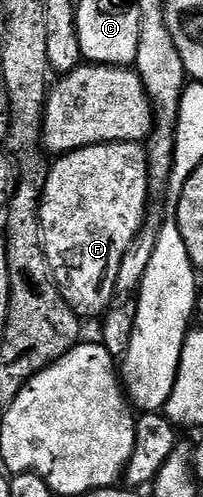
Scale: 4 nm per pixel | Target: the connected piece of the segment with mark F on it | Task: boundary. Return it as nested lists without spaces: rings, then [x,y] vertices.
[[[94,144],[88,148],[79,148],[76,152],[68,152],[60,155],[59,160],[51,168],[47,180],[42,181],[43,199],[39,201],[39,232],[43,235],[43,253],[47,255],[47,267],[52,280],[63,301],[73,309],[75,315],[80,318],[86,316],[102,317],[108,311],[111,296],[116,295],[115,283],[117,282],[119,267],[126,252],[131,250],[137,237],[140,235],[139,227],[143,224],[143,211],[147,208],[147,172],[149,173],[148,153],[139,144]]]

